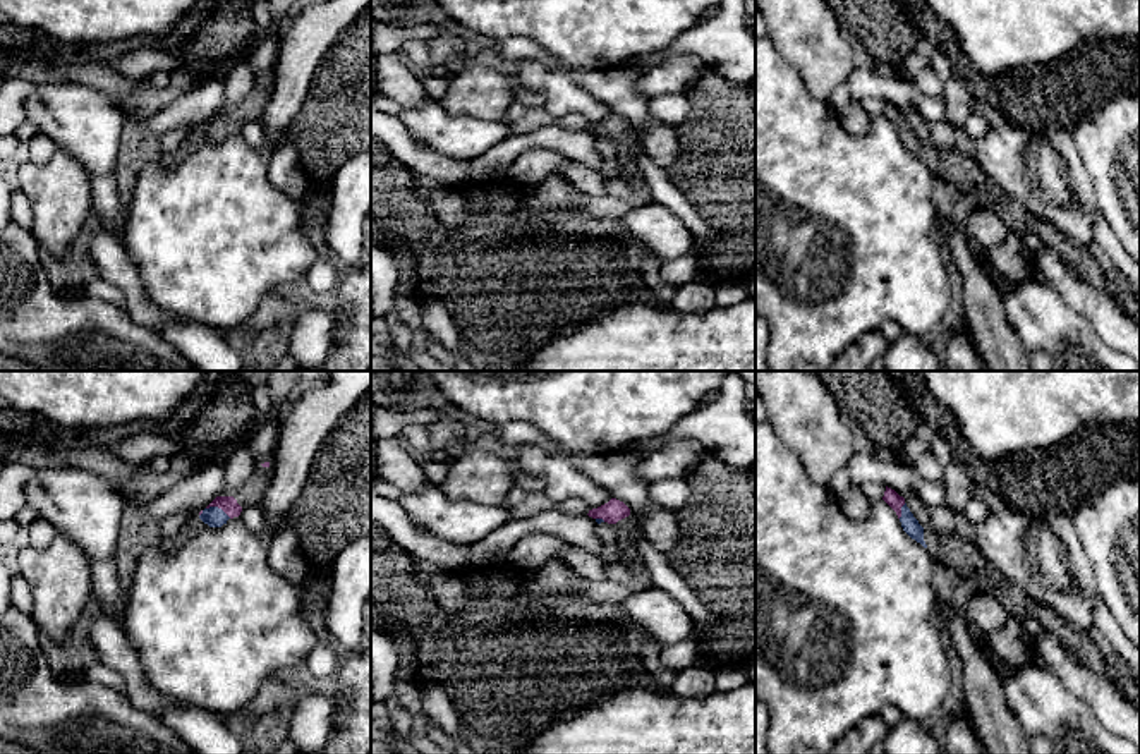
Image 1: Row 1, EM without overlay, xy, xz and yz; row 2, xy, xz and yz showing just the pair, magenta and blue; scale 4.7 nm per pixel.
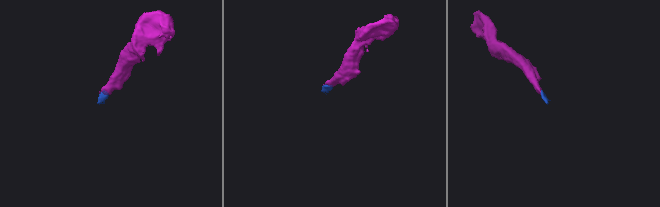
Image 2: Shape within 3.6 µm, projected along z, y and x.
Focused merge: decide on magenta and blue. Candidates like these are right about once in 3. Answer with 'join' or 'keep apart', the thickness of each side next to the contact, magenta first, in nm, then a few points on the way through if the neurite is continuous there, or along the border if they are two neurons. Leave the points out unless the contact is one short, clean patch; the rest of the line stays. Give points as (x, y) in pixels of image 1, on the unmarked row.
join | 80/100 nm | across xy (227, 119), (218, 122), (215, 133)

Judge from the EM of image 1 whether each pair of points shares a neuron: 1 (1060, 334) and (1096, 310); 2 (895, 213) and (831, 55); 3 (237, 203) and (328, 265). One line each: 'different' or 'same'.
1: different
2: different
3: different

